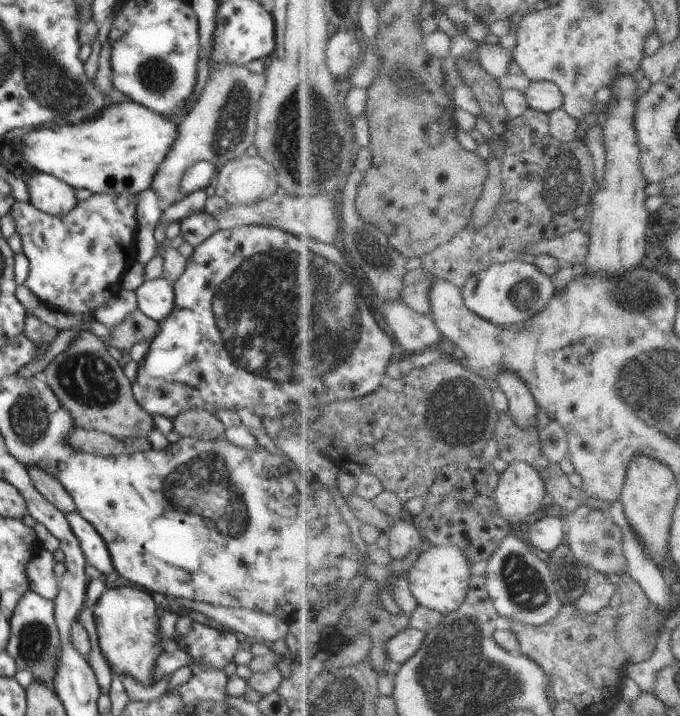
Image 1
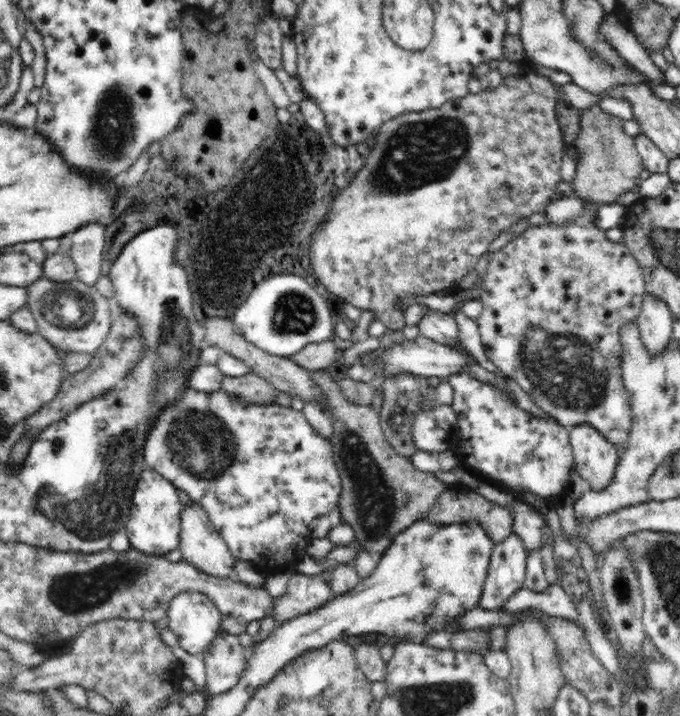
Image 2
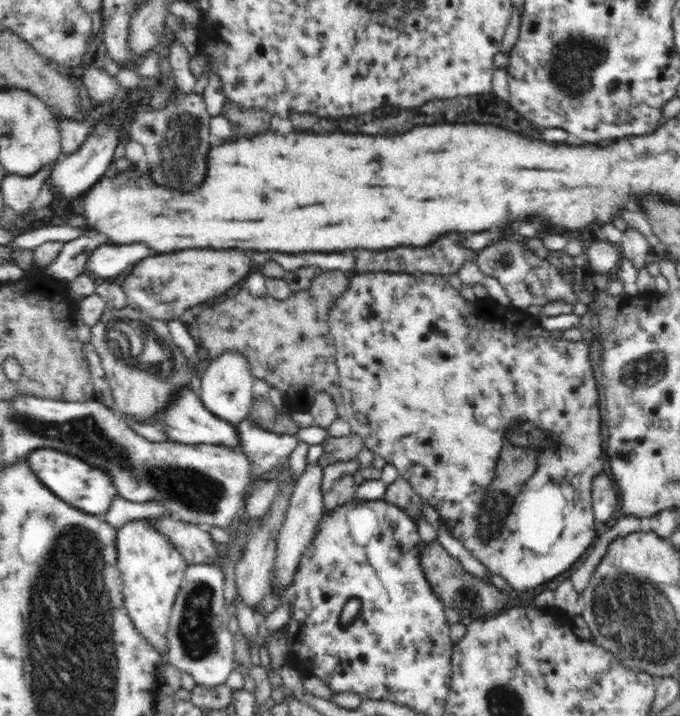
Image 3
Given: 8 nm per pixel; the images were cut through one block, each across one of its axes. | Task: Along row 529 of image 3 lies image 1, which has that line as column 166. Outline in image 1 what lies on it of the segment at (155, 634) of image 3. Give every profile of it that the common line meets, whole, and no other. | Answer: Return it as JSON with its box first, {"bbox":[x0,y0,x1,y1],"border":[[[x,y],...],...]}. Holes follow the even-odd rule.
{"bbox":[12,101,177,195],"border":[[[132,101],[110,104],[102,115],[82,123],[61,123],[41,129],[30,128],[20,140],[12,141],[12,147],[28,167],[62,180],[72,189],[86,189],[93,194],[136,195],[151,188],[158,168],[165,160],[176,138],[177,127],[167,118]]]}

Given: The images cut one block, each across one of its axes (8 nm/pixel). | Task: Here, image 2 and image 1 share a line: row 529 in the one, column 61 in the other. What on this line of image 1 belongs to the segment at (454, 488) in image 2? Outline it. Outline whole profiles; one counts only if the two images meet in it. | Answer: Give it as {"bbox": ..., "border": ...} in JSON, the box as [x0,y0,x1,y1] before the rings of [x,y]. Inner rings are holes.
{"bbox":[26,465,77,515],"border":[[[28,465],[26,468],[30,479],[33,480],[33,486],[48,502],[56,506],[64,515],[77,512],[77,507],[70,494],[54,476],[37,465]]]}

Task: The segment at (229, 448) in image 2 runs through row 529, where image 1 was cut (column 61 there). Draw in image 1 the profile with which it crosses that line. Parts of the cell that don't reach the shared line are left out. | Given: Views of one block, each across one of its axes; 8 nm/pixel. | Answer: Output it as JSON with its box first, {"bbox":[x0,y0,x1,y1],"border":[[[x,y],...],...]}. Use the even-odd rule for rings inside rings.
{"bbox":[10,193,139,315],"border":[[[94,193],[88,200],[78,201],[77,204],[73,207],[73,210],[65,213],[64,215],[50,215],[38,210],[28,201],[15,201],[12,206],[10,214],[12,218],[14,218],[14,222],[16,223],[16,232],[22,239],[22,249],[25,258],[29,263],[29,274],[27,280],[25,281],[26,288],[30,290],[30,292],[34,293],[39,301],[48,306],[57,310],[64,310],[64,312],[68,312],[70,314],[91,314],[94,315],[96,311],[98,311],[102,306],[105,306],[108,303],[110,298],[113,298],[117,295],[122,289],[122,278],[127,270],[130,268],[130,264],[136,260],[137,256],[137,242],[136,236],[139,228],[139,224],[137,222],[137,195],[130,194],[105,194],[105,193]]]}

